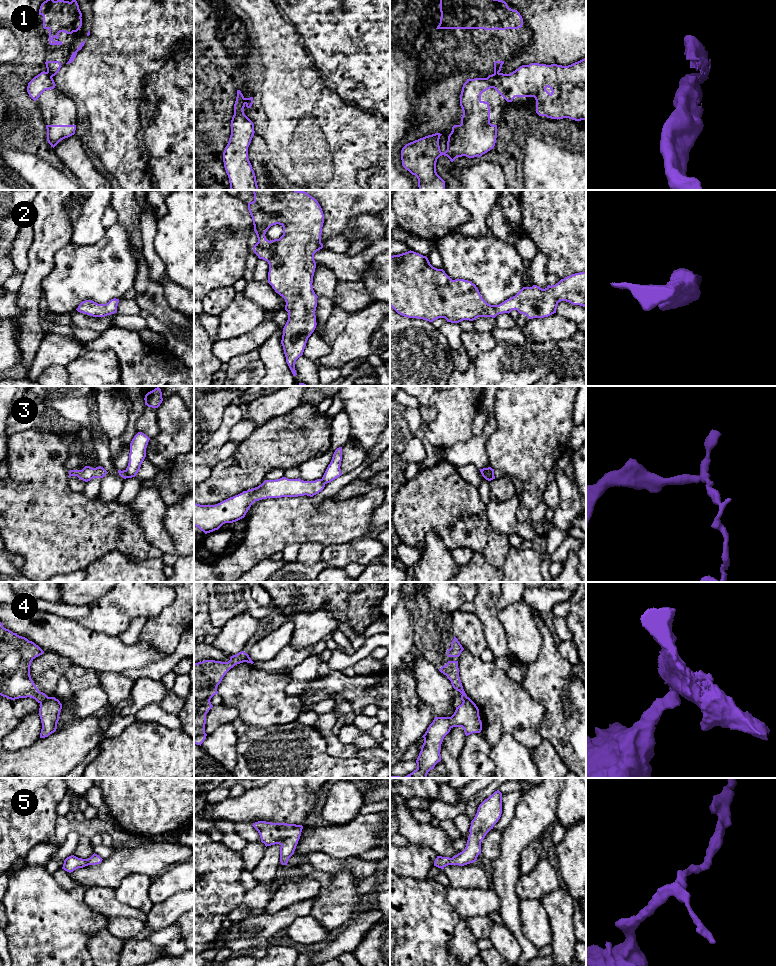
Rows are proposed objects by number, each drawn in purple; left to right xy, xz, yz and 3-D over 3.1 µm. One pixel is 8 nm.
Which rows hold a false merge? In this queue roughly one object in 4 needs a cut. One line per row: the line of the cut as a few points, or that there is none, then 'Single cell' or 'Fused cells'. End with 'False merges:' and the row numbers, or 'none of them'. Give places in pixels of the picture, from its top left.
1: Split along xy (47, 71), (51, 77). Fused cells
2: No split. Single cell
3: Split along xz (321, 479), (325, 483). Fused cells
4: Split along xy (49, 697), (40, 704). Fused cells
5: No split. Single cell
False merges: 1, 3, 4

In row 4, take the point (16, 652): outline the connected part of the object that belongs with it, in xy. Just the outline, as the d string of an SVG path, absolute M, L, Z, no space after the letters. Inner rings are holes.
M0 622L0 695L11 700L30 697L40 704L45 702L49 697L38 690L30 676L31 662L43 653L34 642L4 628Z

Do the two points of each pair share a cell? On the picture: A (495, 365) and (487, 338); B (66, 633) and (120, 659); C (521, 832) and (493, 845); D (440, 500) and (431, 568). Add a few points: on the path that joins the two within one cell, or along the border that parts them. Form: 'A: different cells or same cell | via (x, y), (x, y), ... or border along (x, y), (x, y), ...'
A: different cells | border along (498, 343), (492, 349), (483, 351), (471, 362)
B: same cell | via (79, 645), (87, 649), (107, 653)
C: different cells | border along (502, 832), (499, 855), (492, 861)
D: different cells | border along (426, 532), (433, 531), (450, 551)

